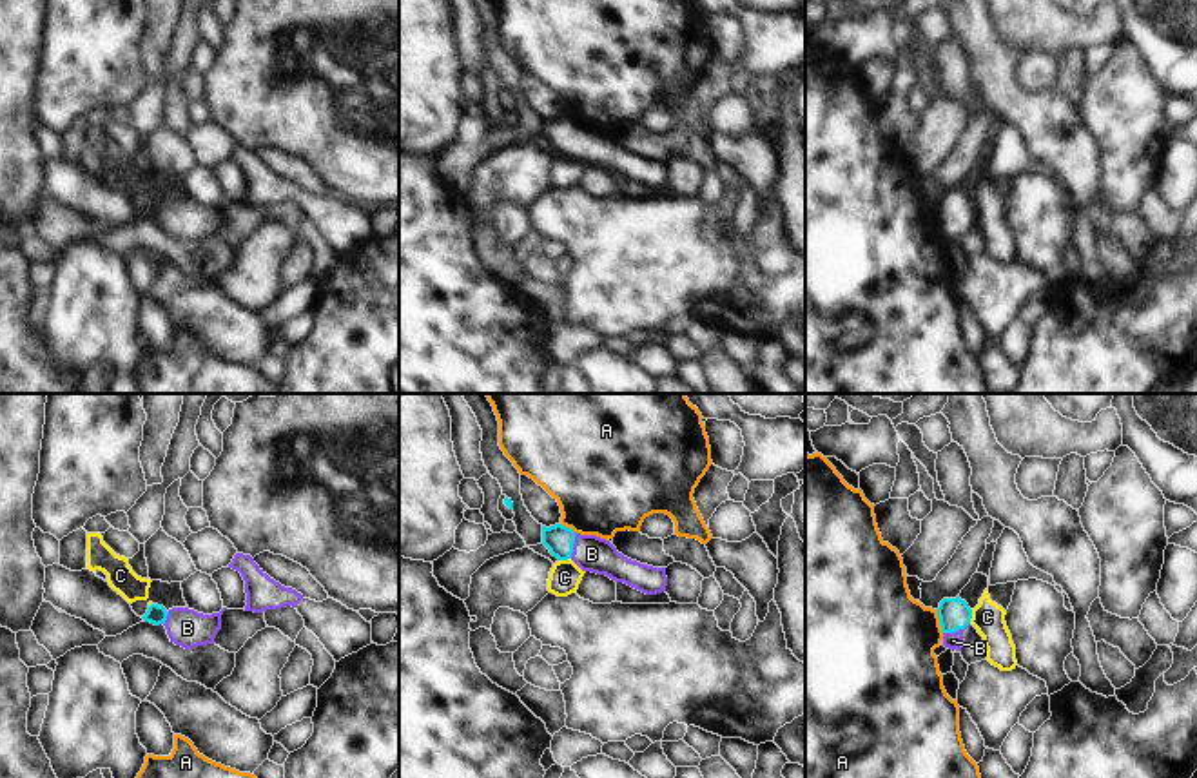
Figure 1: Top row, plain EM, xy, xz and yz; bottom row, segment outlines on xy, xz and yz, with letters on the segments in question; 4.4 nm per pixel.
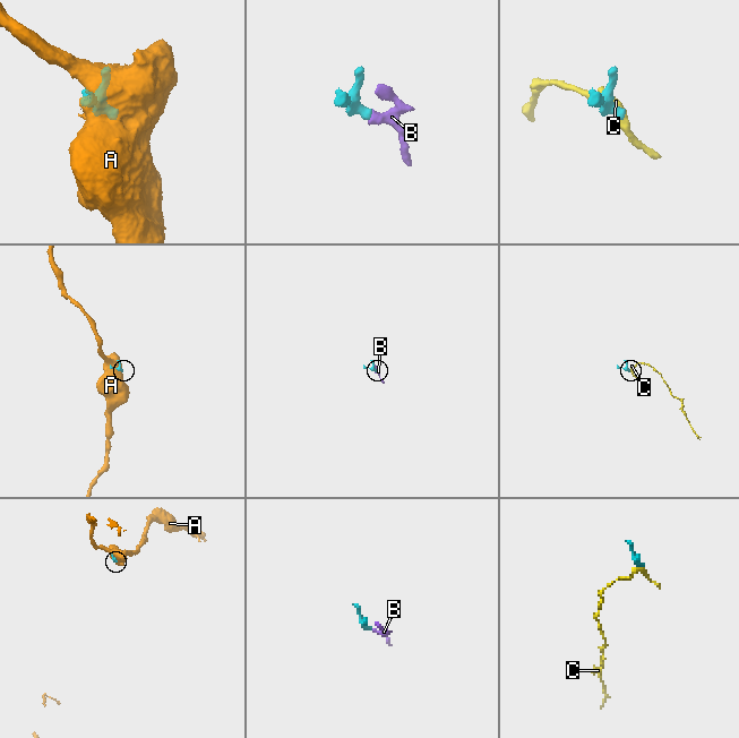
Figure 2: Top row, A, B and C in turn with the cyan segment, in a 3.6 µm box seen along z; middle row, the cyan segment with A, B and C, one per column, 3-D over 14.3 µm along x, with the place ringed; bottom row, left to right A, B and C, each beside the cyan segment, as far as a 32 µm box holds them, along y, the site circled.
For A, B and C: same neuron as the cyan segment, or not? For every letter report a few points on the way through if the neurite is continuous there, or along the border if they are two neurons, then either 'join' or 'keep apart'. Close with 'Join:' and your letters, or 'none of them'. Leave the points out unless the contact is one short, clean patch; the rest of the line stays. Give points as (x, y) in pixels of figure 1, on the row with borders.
A: keep apart
B: runs through yz (954, 613), (956, 630), (953, 641); join
C: border along yz (973, 610), (969, 622); keep apart
Join: B

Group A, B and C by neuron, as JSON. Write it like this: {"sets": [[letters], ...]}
{"sets": [["A"], ["B"], ["C"]]}

